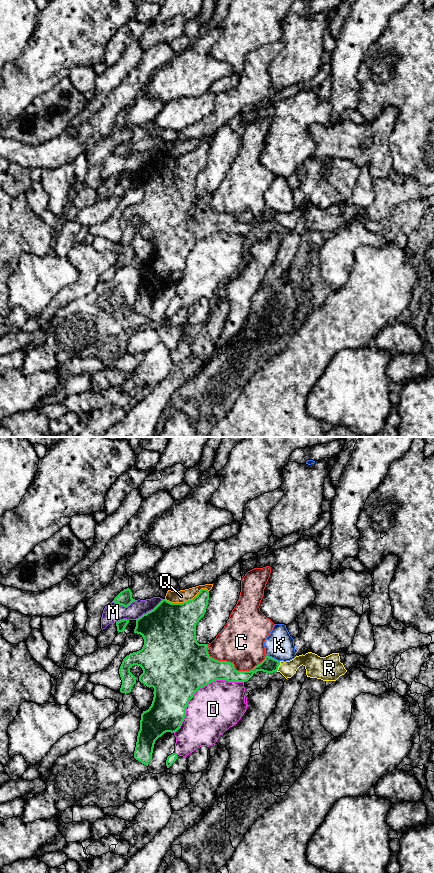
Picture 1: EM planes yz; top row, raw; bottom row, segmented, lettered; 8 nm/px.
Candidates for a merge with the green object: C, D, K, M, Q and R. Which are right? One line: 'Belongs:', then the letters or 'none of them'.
Belongs: R

